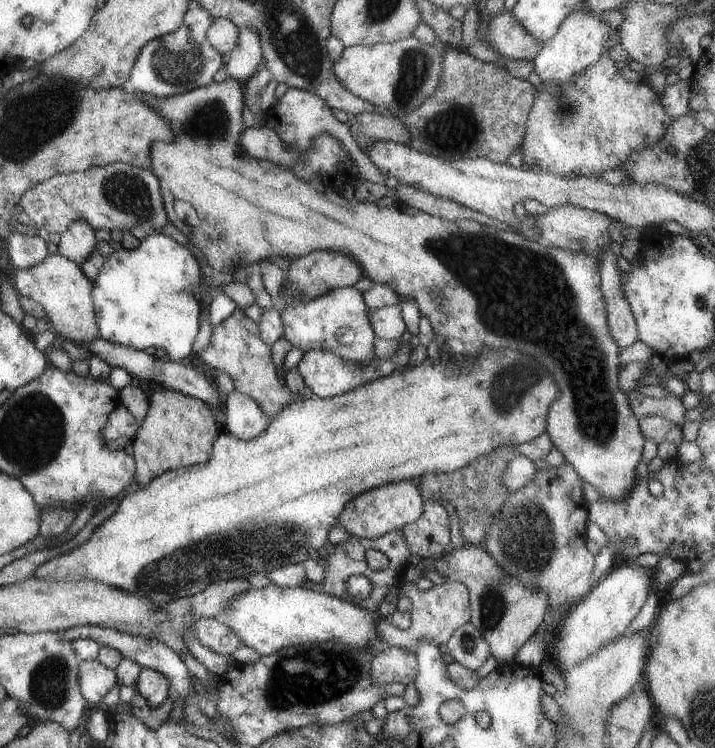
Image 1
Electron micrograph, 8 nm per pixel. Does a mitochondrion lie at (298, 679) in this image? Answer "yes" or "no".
yes

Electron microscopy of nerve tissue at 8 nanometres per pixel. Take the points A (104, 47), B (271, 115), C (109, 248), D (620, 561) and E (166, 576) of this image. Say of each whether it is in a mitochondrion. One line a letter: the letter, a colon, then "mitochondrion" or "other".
A: other
B: other
C: other
D: other
E: mitochondrion

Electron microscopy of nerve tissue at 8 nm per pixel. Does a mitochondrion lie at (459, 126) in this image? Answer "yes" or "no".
yes

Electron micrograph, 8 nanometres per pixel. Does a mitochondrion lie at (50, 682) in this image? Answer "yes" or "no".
yes

